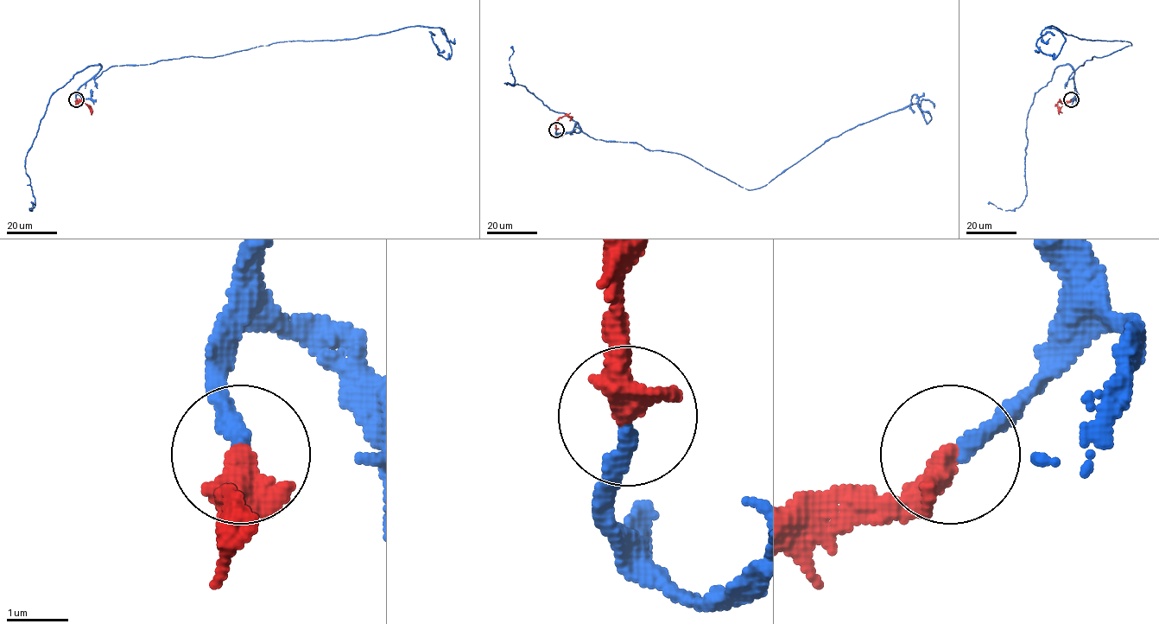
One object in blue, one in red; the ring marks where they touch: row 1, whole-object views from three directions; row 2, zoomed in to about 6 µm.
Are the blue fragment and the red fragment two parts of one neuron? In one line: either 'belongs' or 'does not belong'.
belongs

